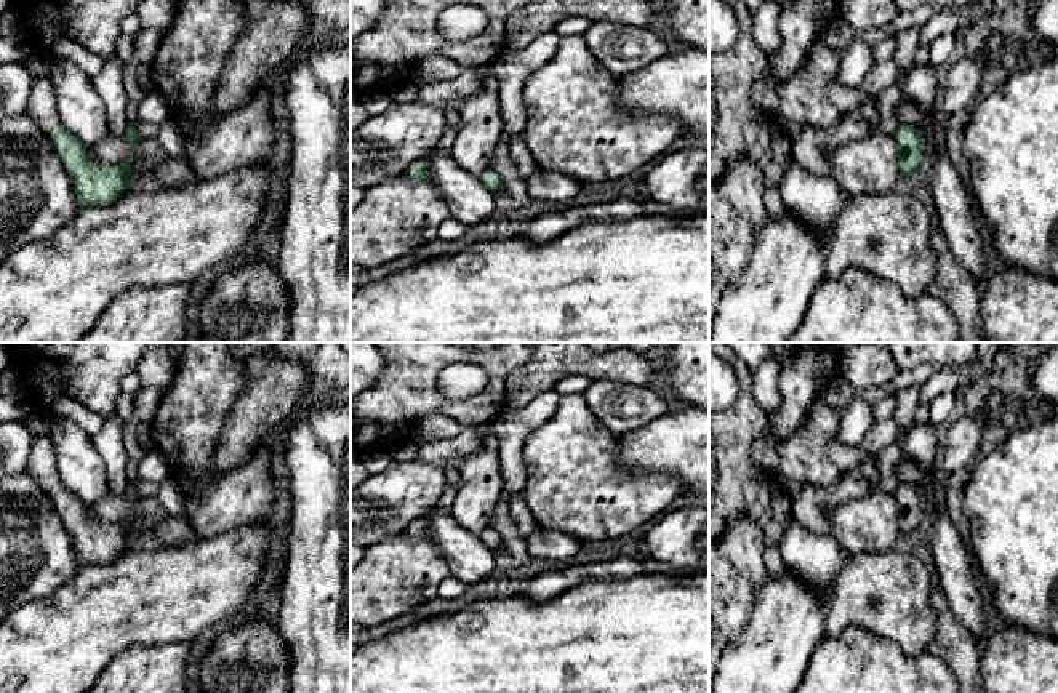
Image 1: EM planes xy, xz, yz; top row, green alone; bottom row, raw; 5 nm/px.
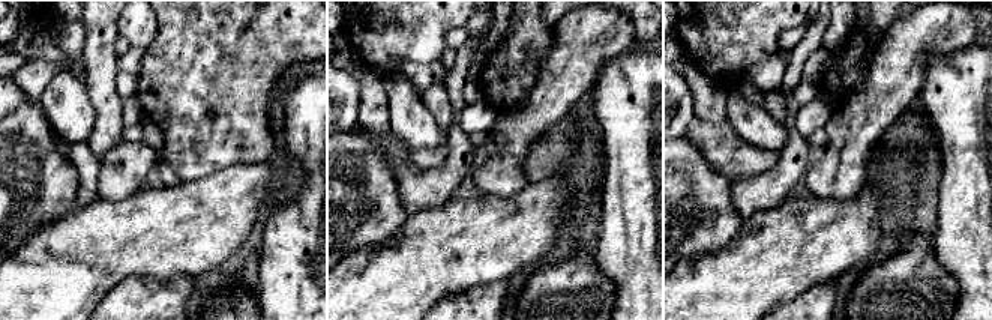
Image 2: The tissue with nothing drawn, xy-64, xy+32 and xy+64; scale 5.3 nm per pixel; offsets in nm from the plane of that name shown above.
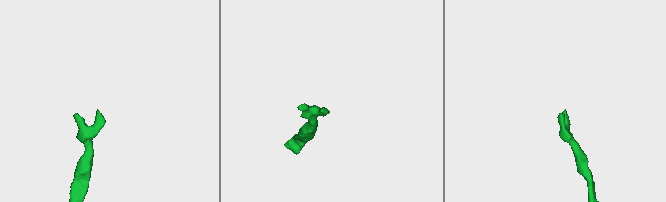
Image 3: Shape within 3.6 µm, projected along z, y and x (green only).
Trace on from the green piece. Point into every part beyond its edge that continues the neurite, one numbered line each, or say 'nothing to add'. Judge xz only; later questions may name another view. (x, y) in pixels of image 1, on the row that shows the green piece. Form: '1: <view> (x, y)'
nothing to add

